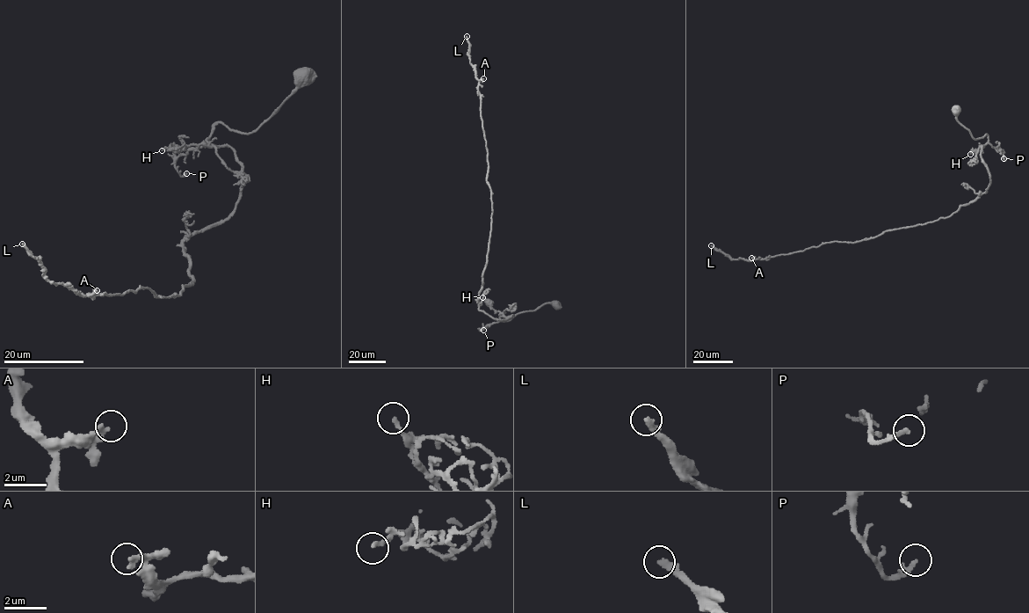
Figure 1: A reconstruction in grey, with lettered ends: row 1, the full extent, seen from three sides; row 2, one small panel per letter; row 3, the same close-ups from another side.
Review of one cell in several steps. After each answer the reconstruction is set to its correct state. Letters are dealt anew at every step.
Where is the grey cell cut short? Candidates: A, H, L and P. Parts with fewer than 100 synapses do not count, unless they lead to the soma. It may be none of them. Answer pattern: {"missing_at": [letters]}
{"missing_at": ["L"]}

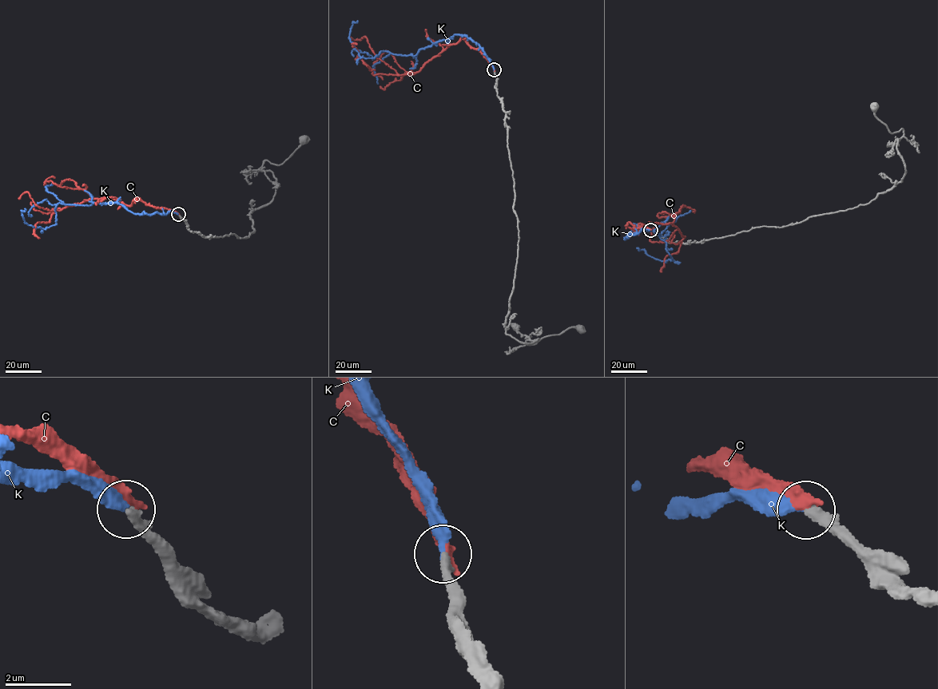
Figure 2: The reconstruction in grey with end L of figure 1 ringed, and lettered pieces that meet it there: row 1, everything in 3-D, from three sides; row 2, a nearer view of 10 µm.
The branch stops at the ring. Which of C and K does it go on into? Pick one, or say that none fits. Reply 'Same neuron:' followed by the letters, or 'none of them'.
Same neuron: K

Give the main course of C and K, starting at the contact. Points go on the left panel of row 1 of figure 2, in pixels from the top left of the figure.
C: (178, 214), (137, 198), (126, 205), (111, 197), (89, 199), (59, 211), (38, 207), (27, 192), (18, 199)
K: (178, 214), (134, 214), (116, 203), (59, 203), (55, 223), (44, 228), (25, 222), (21, 211), (25, 208)

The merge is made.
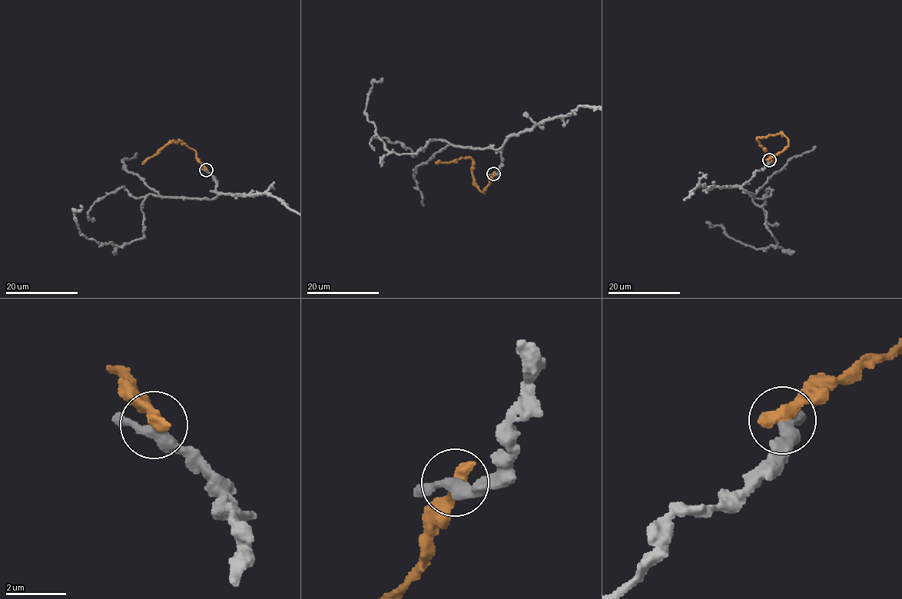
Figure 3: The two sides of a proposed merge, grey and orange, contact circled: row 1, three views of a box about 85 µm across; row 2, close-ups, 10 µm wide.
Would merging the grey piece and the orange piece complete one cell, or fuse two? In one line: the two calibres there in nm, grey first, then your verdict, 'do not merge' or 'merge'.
calibres 360 and 500 nm; do not merge

